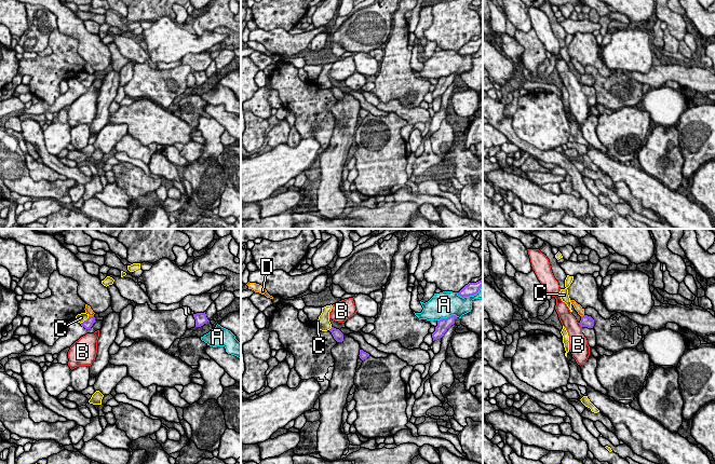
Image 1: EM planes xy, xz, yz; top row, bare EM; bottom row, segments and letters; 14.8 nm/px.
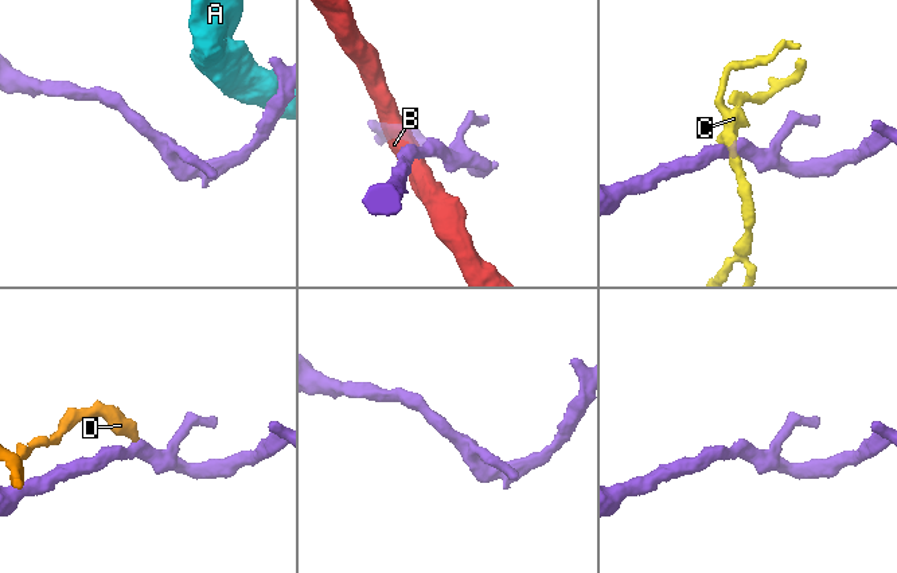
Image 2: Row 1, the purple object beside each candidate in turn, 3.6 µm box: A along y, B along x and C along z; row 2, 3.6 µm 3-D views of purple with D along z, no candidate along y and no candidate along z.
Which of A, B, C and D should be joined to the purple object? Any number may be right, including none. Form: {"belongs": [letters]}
{"belongs": []}

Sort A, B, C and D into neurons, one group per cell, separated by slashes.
A / B / C / D

